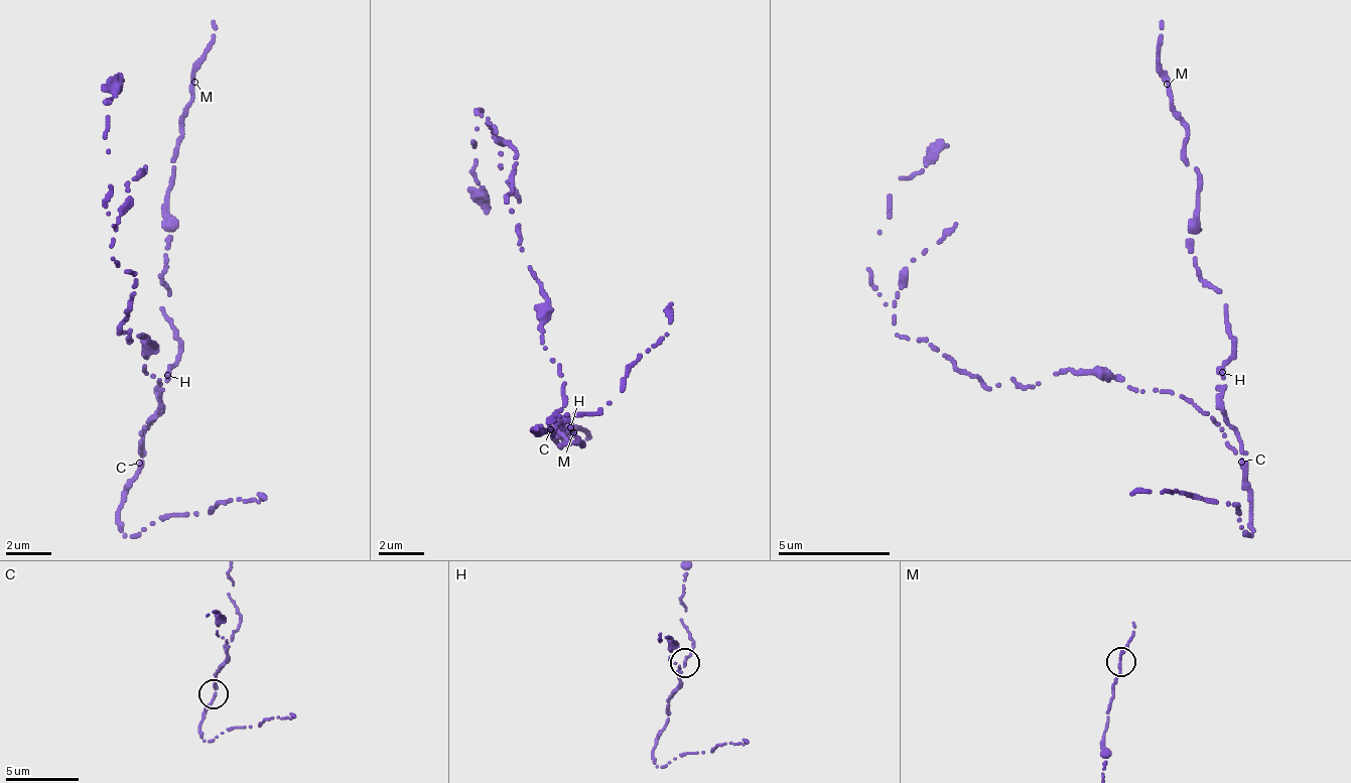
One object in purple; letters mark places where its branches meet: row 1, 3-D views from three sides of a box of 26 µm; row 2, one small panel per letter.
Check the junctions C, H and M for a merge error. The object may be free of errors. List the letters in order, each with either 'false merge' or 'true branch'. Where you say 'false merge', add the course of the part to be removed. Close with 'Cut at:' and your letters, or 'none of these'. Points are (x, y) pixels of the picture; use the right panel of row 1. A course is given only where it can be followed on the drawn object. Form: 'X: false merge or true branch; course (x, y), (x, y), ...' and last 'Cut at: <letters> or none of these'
C: false merge; course (1242, 461), (1165, 390), (1062, 371), (986, 386), (895, 334), (866, 268), (889, 197), (941, 138)
H: true branch
M: true branch
Cut at: C

